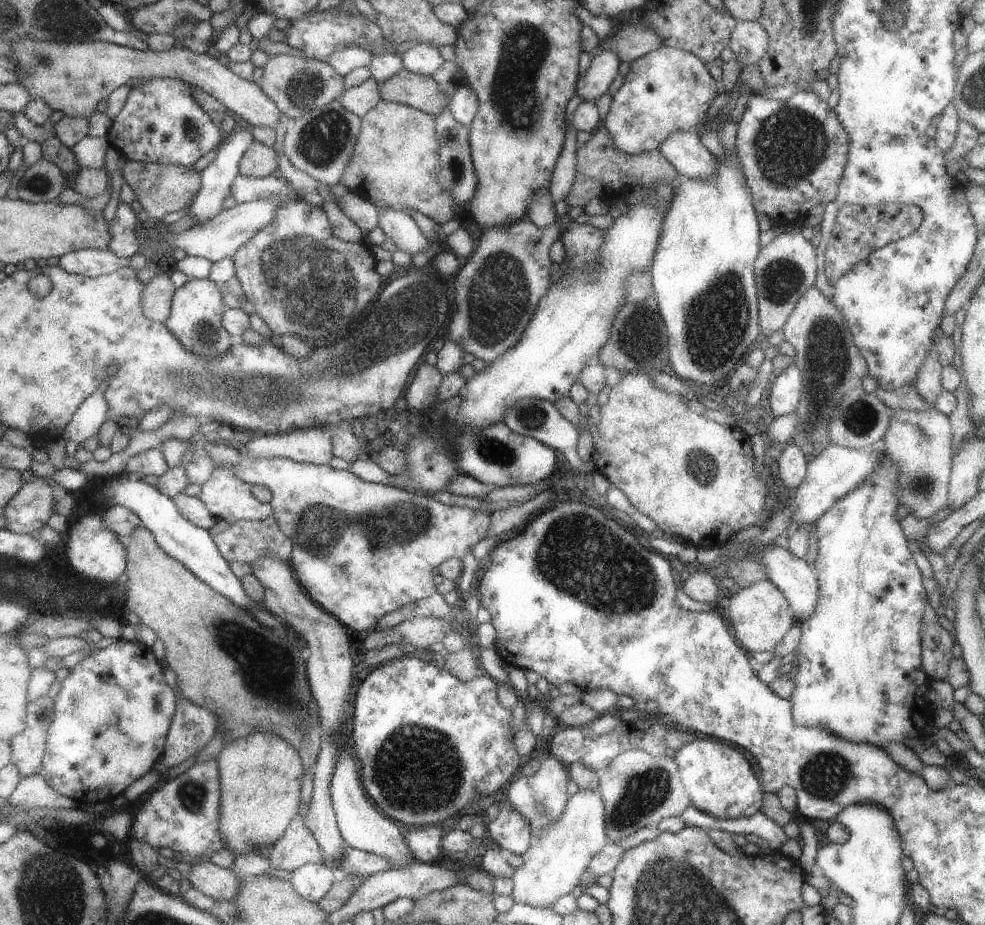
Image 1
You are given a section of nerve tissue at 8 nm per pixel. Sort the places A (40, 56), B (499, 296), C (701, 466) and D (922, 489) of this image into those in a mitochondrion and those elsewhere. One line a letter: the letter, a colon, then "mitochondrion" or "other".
A: mitochondrion
B: mitochondrion
C: mitochondrion
D: mitochondrion

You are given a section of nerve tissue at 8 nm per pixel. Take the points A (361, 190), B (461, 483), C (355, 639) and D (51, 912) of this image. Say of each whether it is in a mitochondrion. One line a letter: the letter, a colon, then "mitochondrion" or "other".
A: other
B: other
C: other
D: mitochondrion

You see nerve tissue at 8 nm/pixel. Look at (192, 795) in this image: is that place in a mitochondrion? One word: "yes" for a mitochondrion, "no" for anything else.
yes

